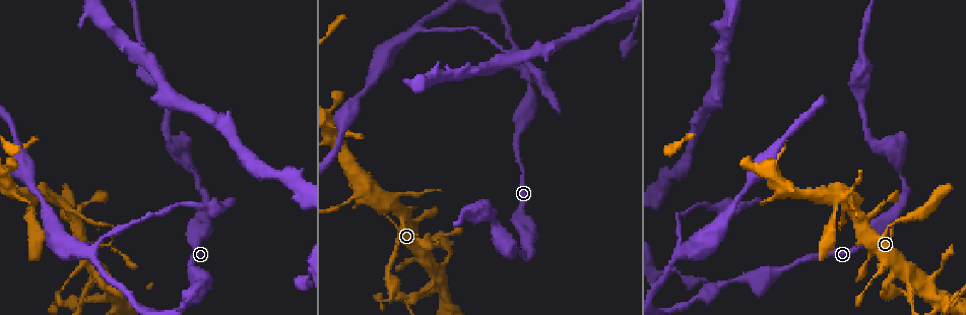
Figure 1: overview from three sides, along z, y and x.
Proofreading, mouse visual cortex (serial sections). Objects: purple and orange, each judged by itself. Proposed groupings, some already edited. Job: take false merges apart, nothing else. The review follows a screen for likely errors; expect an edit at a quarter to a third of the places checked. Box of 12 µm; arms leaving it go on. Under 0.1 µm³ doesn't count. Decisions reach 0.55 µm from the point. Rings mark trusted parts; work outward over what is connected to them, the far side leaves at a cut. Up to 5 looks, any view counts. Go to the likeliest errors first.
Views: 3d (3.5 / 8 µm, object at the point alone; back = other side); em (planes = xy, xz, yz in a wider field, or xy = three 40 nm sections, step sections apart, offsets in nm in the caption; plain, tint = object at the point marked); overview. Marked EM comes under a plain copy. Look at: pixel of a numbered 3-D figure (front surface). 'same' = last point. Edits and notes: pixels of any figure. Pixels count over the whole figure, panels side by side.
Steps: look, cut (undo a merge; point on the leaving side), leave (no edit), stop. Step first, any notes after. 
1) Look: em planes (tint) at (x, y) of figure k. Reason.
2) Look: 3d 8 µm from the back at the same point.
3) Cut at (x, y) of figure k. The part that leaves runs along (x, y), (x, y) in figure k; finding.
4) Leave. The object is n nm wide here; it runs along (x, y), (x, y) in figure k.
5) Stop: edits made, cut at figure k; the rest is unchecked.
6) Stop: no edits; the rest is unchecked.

Look: 3d 3.5 µm from the back at (359, 185) of figure 1. Thin arm on a thick one.

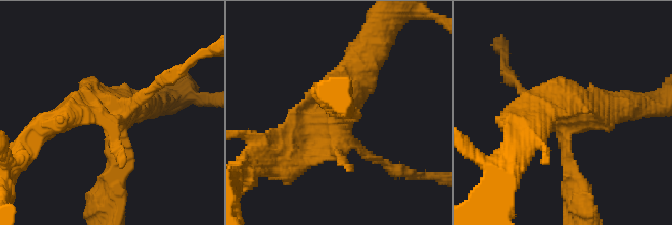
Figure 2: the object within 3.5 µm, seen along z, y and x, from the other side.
Look: em xy step 2 (tint) at (566, 108) of figure 2. 4 arms meet here; the arms are 200, 200, 350, 500 nm wide.

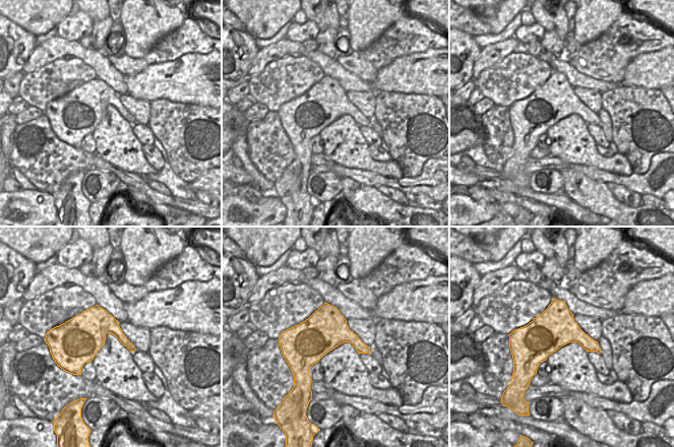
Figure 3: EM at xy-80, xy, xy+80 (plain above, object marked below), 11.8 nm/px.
Leave. It runs along (289, 155), (311, 142), (367, 58) in figure 2; all the same cell.

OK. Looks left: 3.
Look: 3d 3.5 µm at (678, 251) of figure 1. Three arms meet.

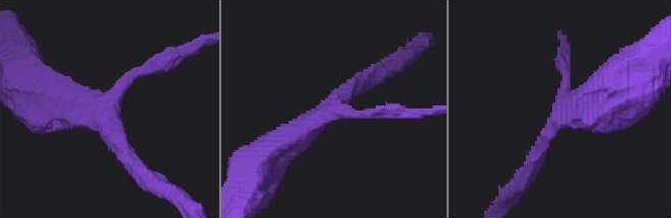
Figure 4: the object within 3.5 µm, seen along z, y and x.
Look: em xy step 3 (tint) at (564, 110) of figure 4.

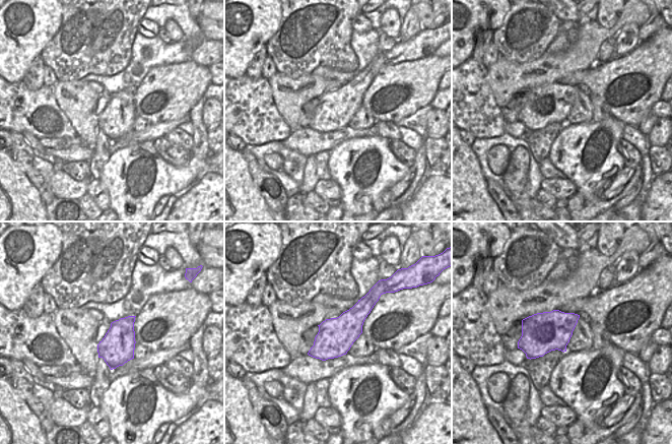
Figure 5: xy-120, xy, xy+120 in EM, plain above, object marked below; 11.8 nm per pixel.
Leave. It runs along (133, 163), (102, 111), (49, 88) in figure 4; one cell here.

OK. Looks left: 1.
Stop: no edits; the rest is unchecked.

